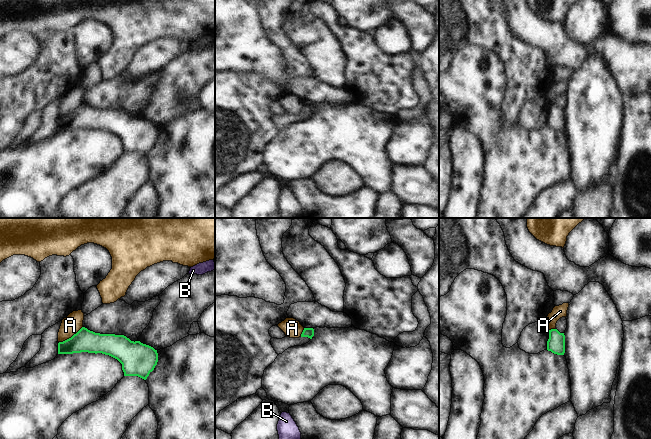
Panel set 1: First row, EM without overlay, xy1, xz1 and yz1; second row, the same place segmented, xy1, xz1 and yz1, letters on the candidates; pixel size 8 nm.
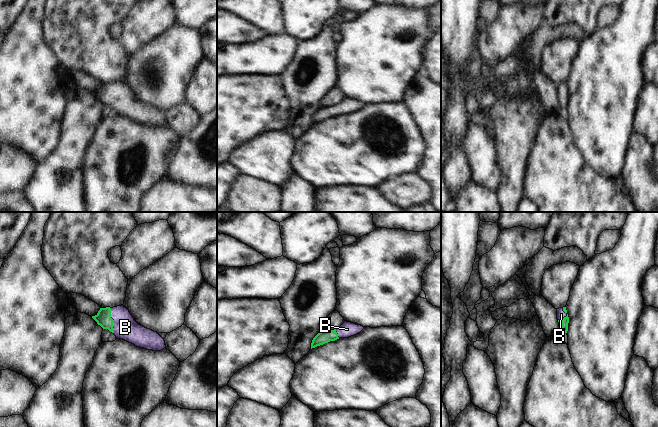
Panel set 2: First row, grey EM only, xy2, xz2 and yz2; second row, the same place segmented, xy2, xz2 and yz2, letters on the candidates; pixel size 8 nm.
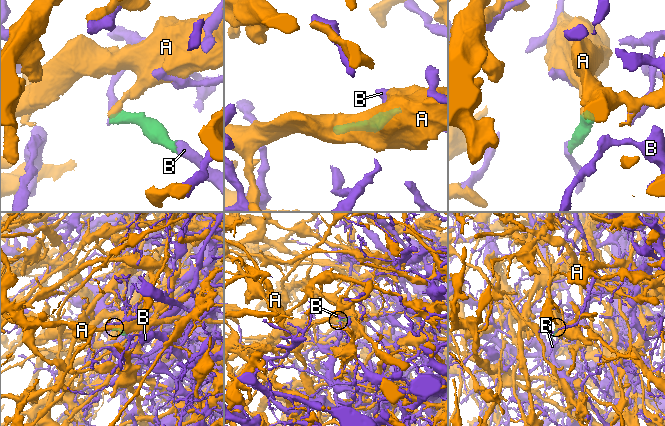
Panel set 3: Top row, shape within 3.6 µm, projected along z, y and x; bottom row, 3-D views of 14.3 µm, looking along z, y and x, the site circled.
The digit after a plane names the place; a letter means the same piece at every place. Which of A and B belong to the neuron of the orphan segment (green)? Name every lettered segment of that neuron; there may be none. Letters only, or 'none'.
B

